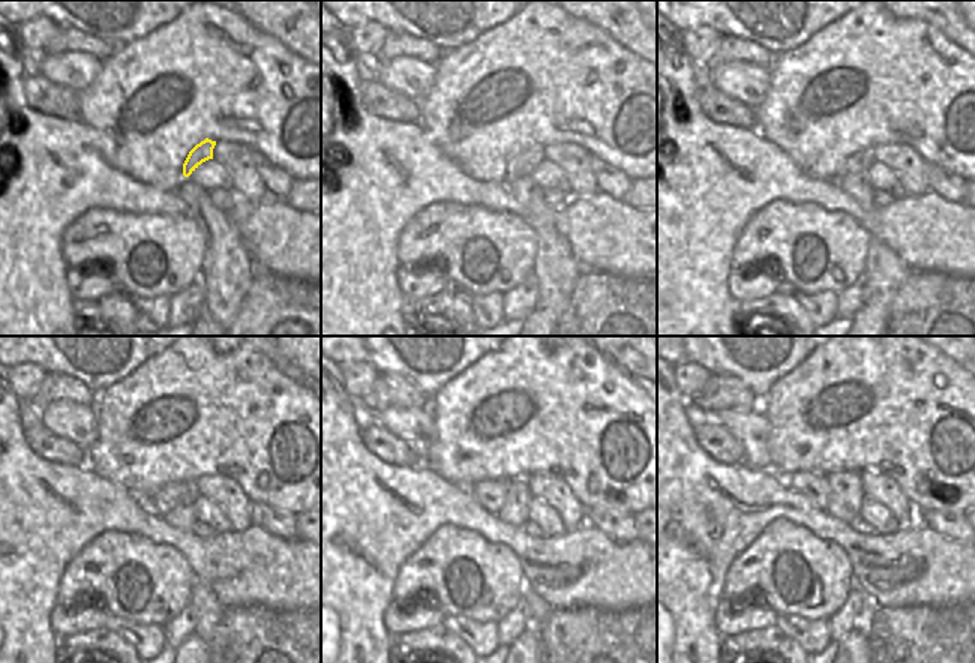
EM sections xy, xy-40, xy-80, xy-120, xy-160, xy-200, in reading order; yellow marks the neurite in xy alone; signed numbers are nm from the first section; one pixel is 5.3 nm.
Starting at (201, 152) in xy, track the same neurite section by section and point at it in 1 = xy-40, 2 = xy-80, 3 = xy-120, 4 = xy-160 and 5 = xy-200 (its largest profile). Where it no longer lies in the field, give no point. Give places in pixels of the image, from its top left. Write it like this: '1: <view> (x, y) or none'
1: xy-40 (522, 165)
2: xy-80 (860, 161)
3: xy-120 (158, 503)
4: xy-160 (489, 494)
5: xy-200 (813, 486)

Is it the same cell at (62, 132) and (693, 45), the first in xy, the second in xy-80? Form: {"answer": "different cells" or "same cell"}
{"answer": "different cells"}

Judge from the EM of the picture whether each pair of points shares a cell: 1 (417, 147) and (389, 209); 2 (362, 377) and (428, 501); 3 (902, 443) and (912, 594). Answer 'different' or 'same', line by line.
1: same
2: different
3: different

